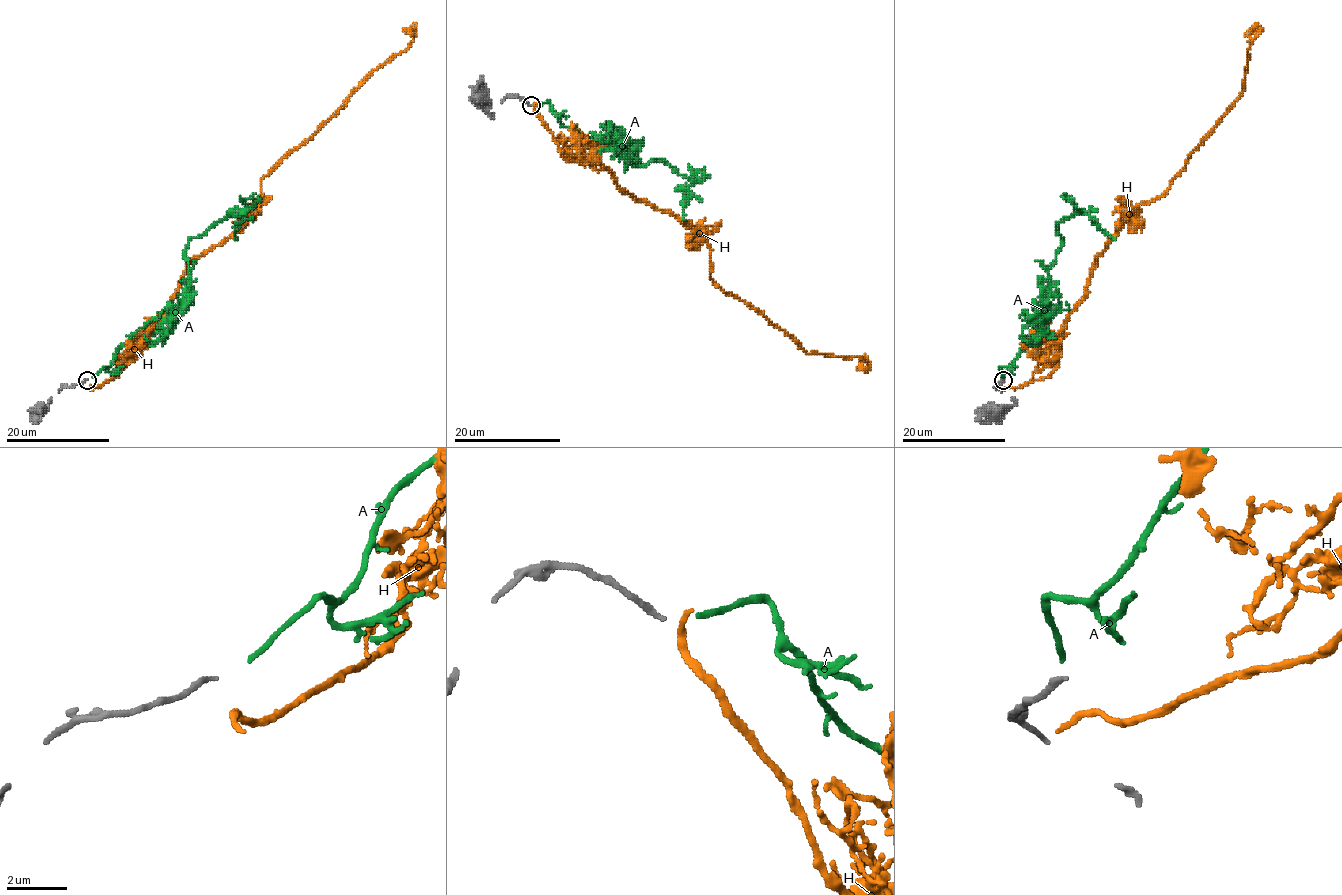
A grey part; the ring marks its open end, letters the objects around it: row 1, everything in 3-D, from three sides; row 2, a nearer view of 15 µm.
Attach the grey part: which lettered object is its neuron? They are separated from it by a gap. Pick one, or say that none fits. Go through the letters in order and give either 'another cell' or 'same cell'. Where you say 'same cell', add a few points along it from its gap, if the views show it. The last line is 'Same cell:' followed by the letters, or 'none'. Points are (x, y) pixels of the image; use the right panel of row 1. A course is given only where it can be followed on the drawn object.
A: same cell; it runs (1003, 377), (1001, 367), (1024, 346), (1041, 313), (1048, 266), (1063, 238), (1057, 225), (1086, 212), (1116, 239)
H: another cell
Same cell: A

